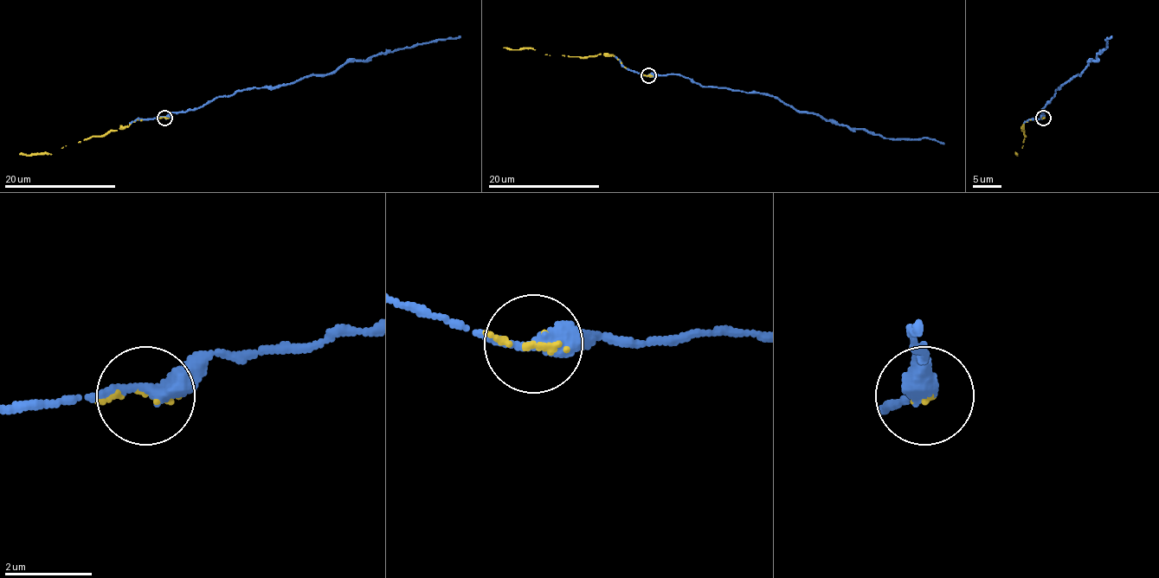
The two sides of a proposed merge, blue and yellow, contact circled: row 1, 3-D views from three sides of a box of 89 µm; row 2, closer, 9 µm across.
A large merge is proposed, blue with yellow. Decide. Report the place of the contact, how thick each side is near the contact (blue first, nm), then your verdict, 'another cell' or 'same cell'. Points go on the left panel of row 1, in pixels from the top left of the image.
place (164, 118); calibres 360 and 120 nm; same cell

